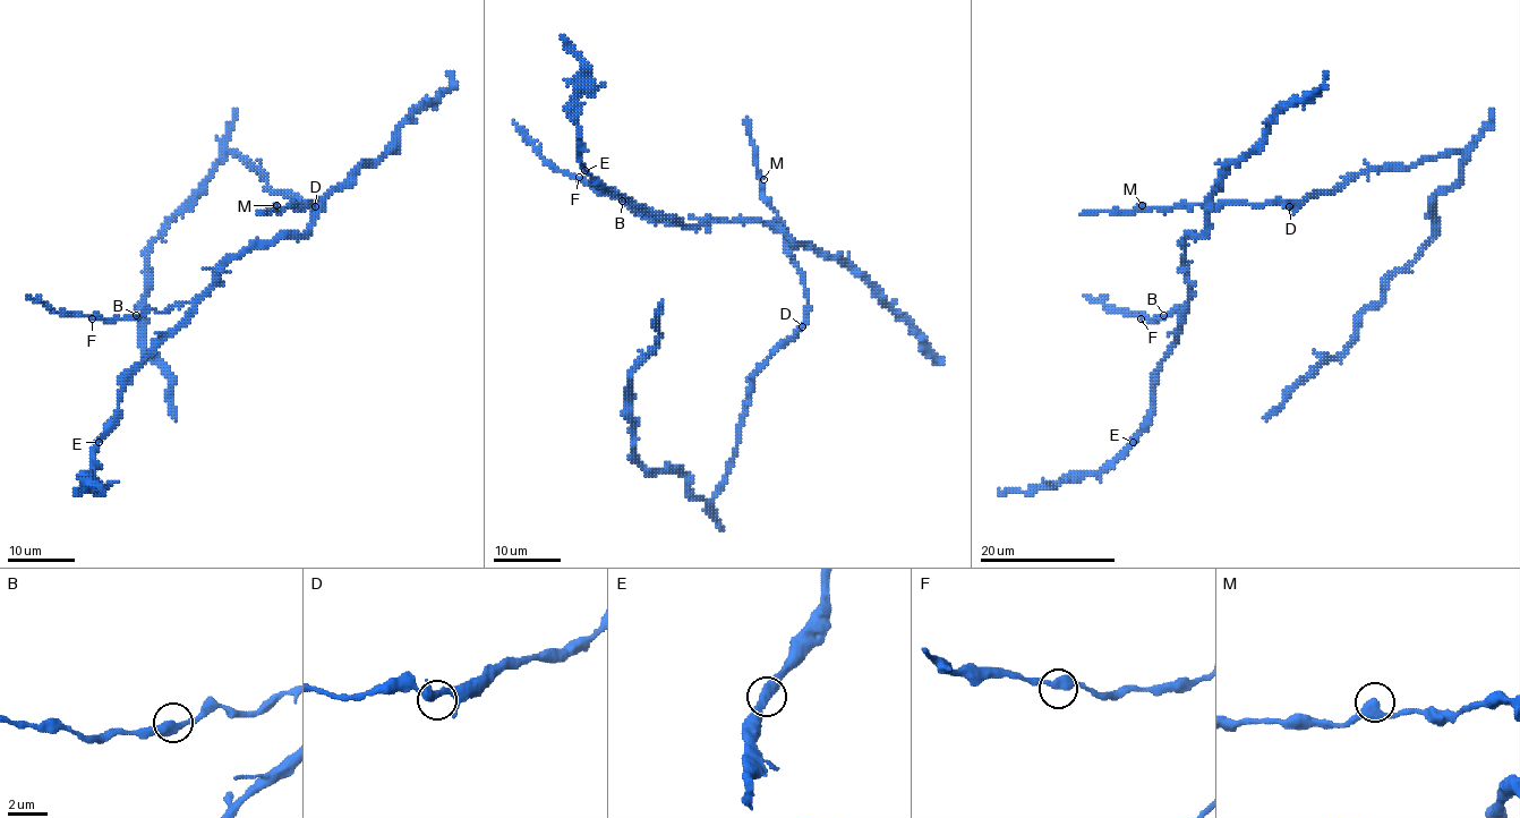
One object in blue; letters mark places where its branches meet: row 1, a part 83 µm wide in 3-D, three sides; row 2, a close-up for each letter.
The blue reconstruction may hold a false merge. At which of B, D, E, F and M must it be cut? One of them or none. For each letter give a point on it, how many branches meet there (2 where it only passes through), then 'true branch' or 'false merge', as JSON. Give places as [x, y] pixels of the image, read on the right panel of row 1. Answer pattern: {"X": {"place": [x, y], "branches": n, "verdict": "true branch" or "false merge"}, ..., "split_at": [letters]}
{"B": {"place": [1163, 315], "branches": 2, "verdict": "true branch"}, "D": {"place": [1289, 206], "branches": 2, "verdict": "true branch"}, "E": {"place": [1133, 442], "branches": 2, "verdict": "true branch"}, "F": {"place": [1141, 318], "branches": 2, "verdict": "true branch"}, "M": {"place": [1142, 205], "branches": 2, "verdict": "true branch"}, "split_at": []}

